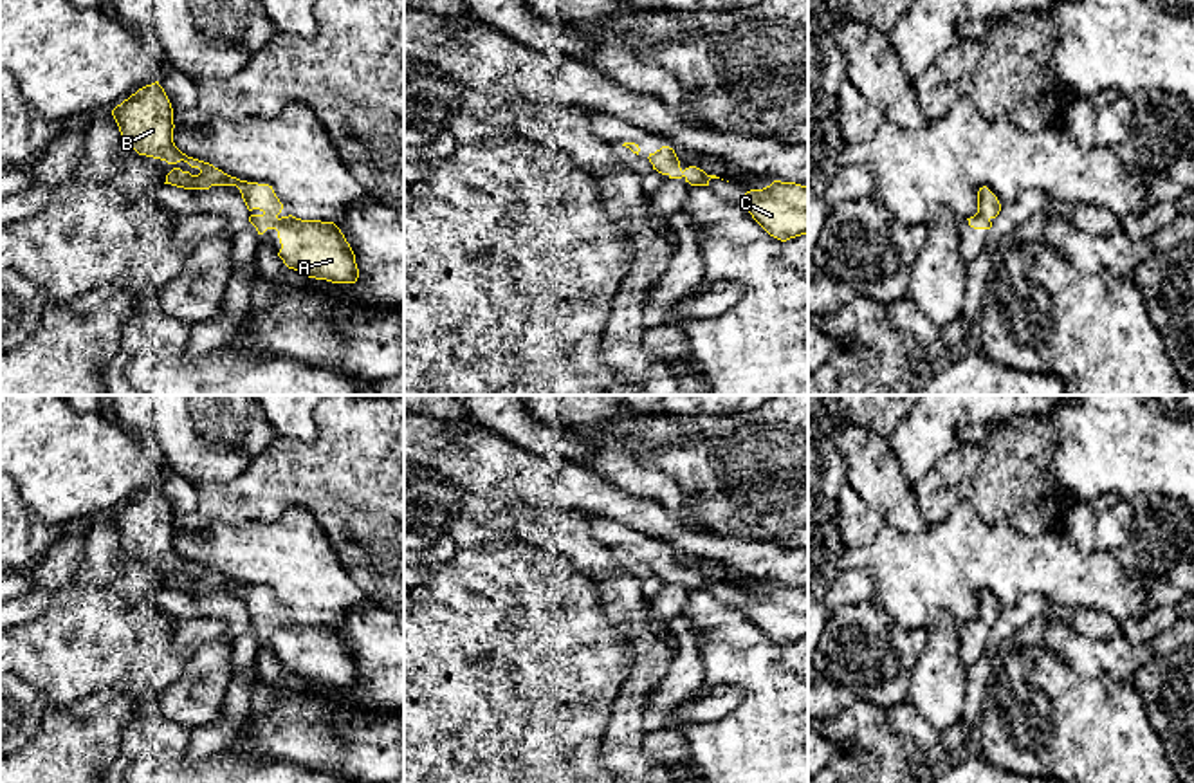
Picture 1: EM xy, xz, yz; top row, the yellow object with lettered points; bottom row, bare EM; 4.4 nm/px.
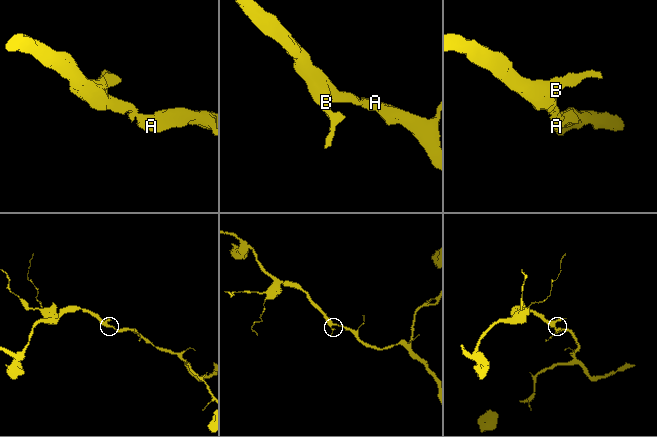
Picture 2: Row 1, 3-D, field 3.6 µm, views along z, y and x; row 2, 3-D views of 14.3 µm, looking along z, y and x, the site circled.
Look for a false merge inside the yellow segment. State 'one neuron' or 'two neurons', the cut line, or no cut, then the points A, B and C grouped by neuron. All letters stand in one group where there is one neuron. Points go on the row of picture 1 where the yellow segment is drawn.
one neuron; no cut; A B C

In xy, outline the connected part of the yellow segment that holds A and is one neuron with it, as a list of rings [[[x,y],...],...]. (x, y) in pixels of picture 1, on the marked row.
[[[159,81],[139,88],[112,110],[121,132],[121,143],[139,155],[173,164],[164,184],[184,189],[209,189],[211,186],[236,186],[258,235],[276,229],[281,249],[278,256],[289,269],[308,278],[332,283],[355,283],[359,269],[355,254],[334,222],[301,220],[292,215],[278,216],[283,204],[272,186],[240,180],[209,162],[188,157],[173,143],[173,108]]]

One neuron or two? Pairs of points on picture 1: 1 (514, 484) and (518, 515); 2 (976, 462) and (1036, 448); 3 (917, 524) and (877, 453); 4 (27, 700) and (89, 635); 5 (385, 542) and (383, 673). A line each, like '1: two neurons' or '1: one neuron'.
1: two neurons
2: one neuron
3: one neuron
4: two neurons
5: two neurons

